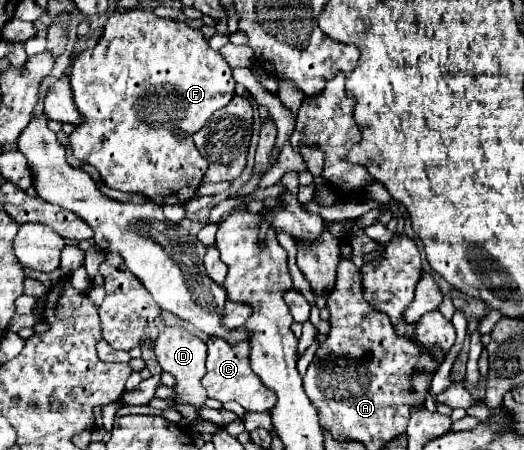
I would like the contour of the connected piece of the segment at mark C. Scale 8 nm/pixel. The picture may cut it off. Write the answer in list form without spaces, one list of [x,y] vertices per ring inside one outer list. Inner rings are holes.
[[[209,338],[207,340],[207,374],[203,376],[203,388],[207,390],[209,398],[215,398],[219,402],[229,402],[235,400],[239,402],[245,410],[249,412],[269,412],[275,402],[277,396],[267,390],[263,386],[263,382],[259,382],[259,376],[251,370],[249,366],[249,344],[241,342],[239,346],[227,346],[227,342],[223,342],[221,338]]]

